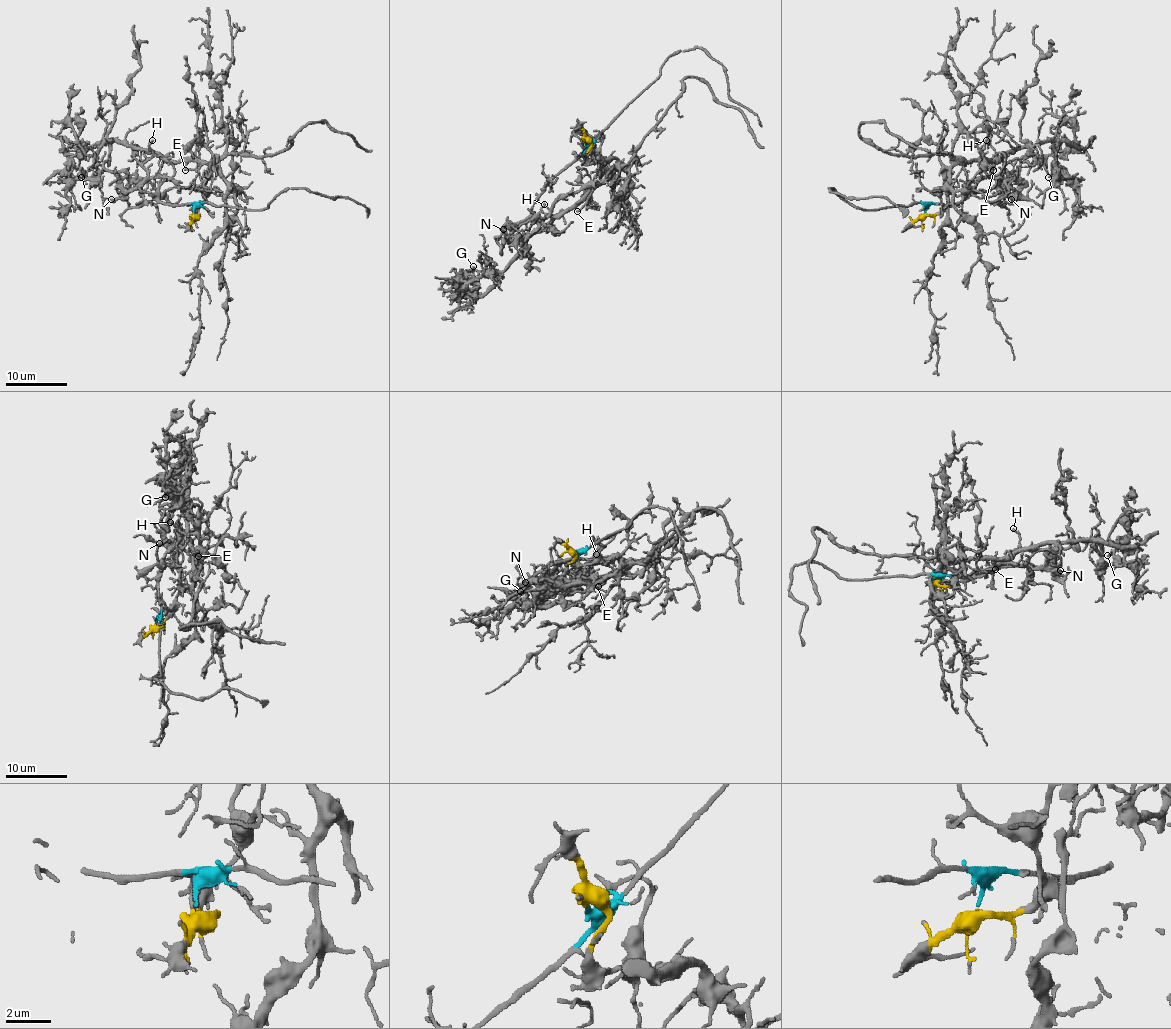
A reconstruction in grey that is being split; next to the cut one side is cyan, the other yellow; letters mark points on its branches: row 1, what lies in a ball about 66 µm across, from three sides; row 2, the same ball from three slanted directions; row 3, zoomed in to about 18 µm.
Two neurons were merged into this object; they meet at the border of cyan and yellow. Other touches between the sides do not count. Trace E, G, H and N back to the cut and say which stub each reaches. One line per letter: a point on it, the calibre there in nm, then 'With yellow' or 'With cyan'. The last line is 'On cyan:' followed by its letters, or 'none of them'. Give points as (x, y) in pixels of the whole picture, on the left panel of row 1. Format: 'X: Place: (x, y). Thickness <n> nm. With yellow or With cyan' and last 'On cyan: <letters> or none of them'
E: Place: (185, 170). Thickness 150 nm. With cyan
G: Place: (81, 177). Thickness 160 nm. With yellow
H: Place: (152, 140). Thickness 140 nm. With cyan
N: Place: (111, 199). Thickness 170 nm. With cyan
On cyan: E, H, N

